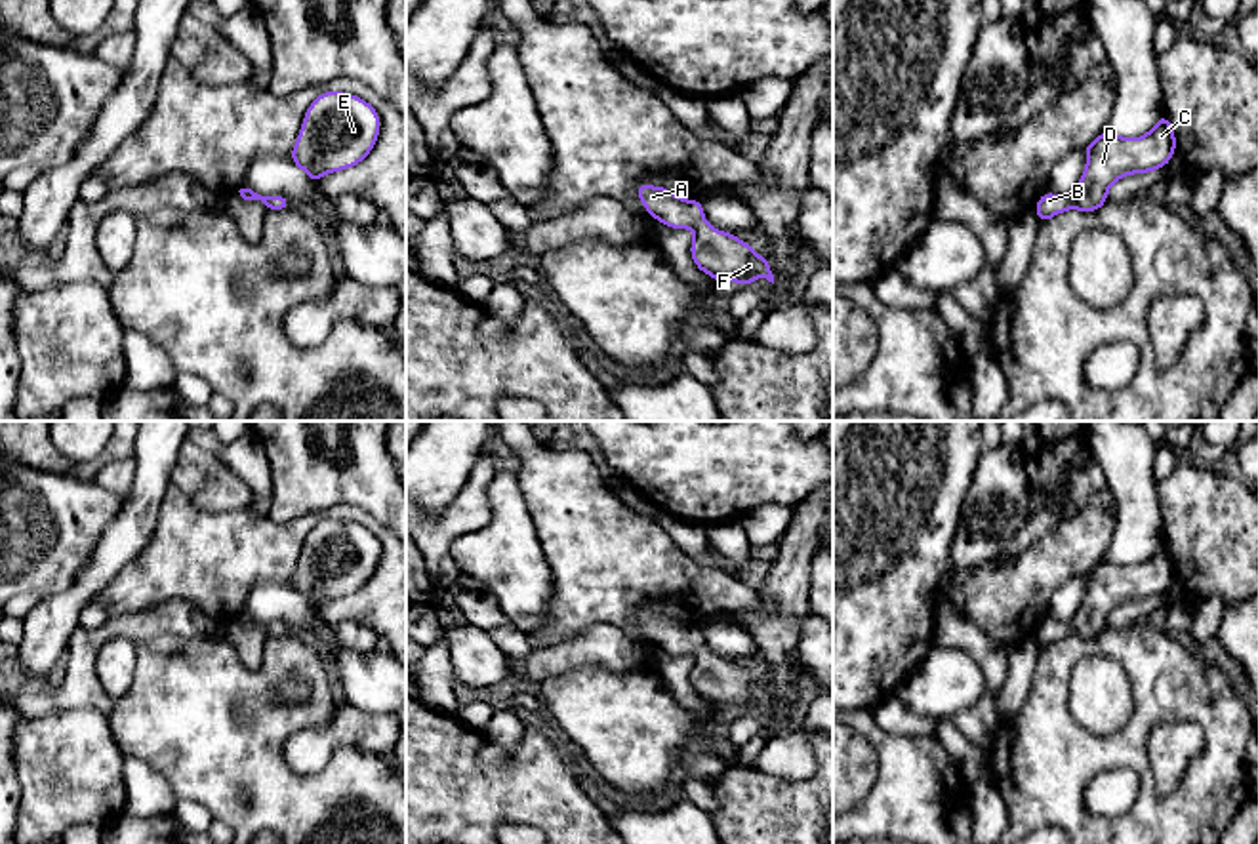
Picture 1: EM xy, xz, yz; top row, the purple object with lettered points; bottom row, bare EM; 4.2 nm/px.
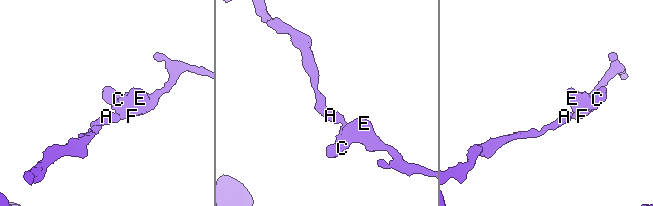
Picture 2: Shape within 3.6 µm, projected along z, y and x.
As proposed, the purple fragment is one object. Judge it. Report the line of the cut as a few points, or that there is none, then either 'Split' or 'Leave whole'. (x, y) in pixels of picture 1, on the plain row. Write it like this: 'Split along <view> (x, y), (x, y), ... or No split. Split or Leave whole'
No split. Leave whole

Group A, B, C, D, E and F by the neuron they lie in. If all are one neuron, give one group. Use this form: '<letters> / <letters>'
A B C D E F

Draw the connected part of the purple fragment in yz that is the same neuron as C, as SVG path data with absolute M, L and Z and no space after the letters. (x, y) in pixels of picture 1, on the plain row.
M1163 539L1142 564L1125 566L1106 556L1083 575L1088 585L1079 612L1067 623L1043 619L1033 634L1041 650L1065 636L1096 638L1107 629L1109 613L1121 604L1165 594L1176 579L1176 562Z

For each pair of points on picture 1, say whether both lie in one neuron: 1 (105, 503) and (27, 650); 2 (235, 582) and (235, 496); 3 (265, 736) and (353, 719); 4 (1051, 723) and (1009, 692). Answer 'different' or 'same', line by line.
1: different
2: different
3: different
4: different

